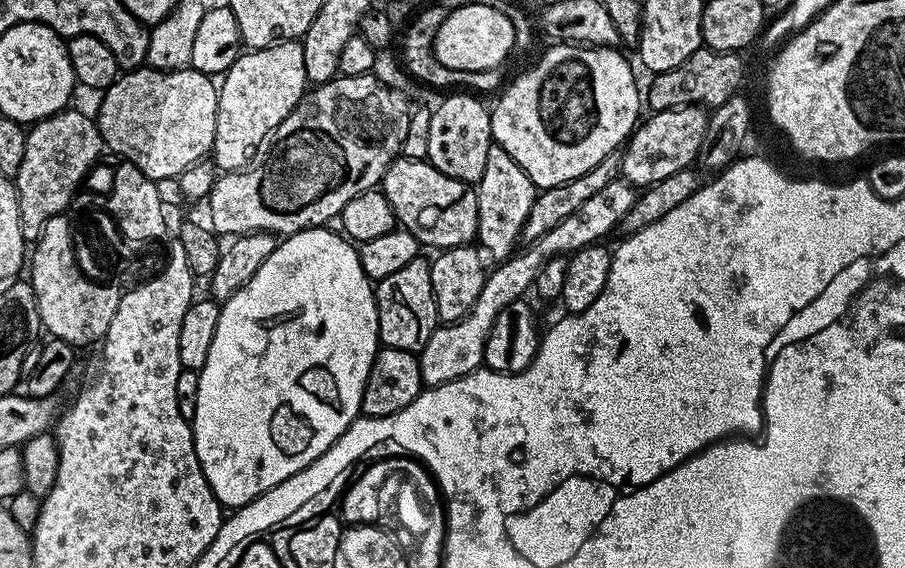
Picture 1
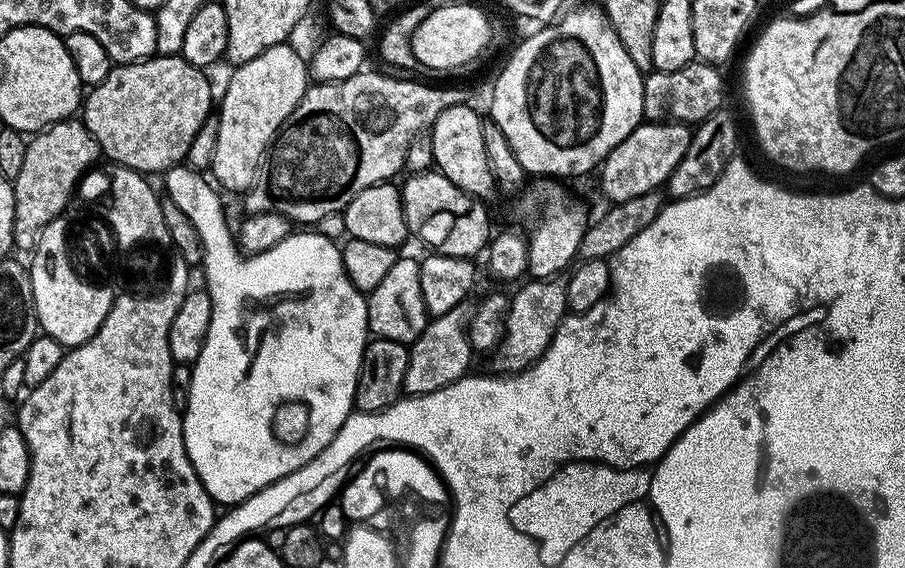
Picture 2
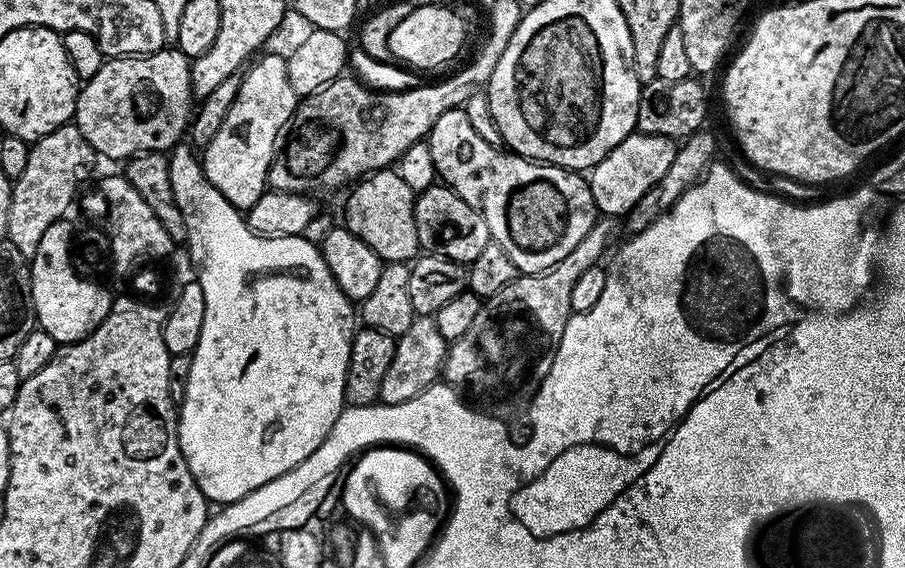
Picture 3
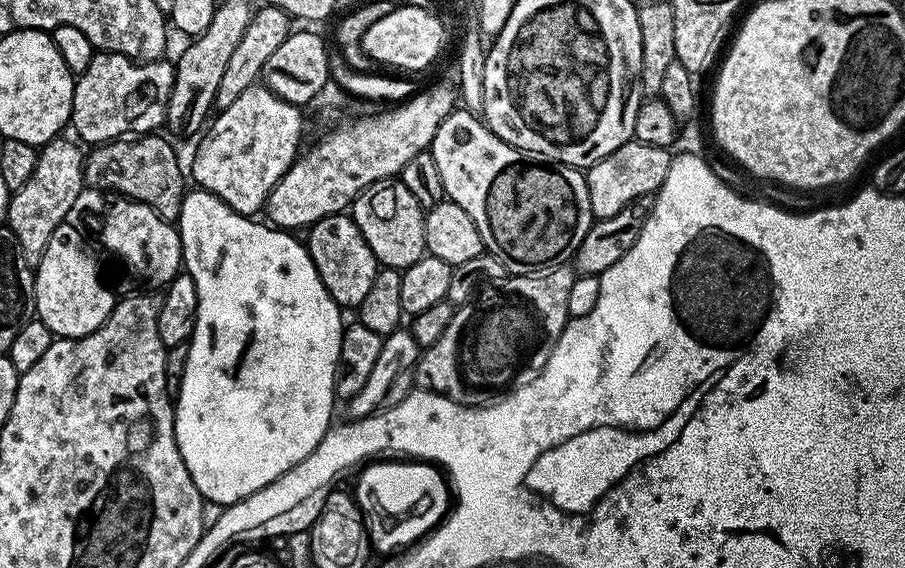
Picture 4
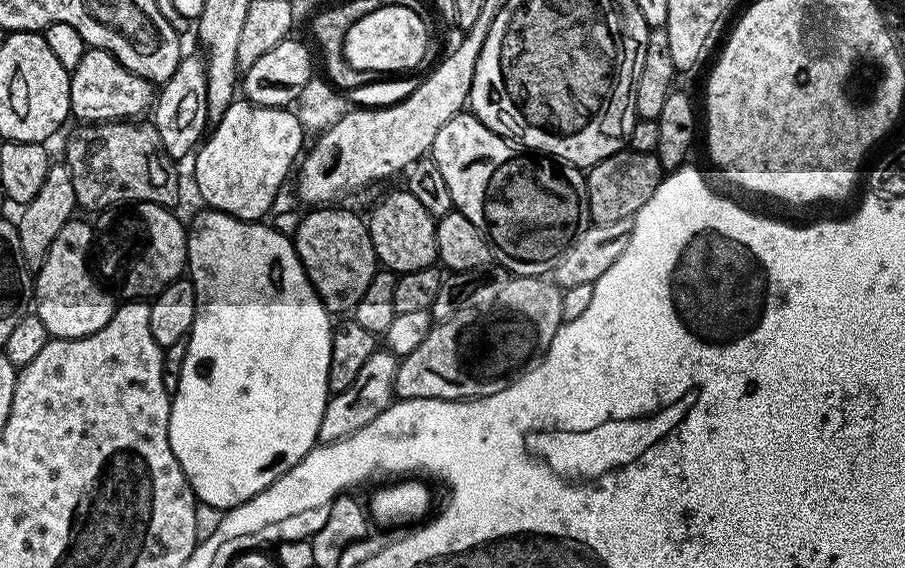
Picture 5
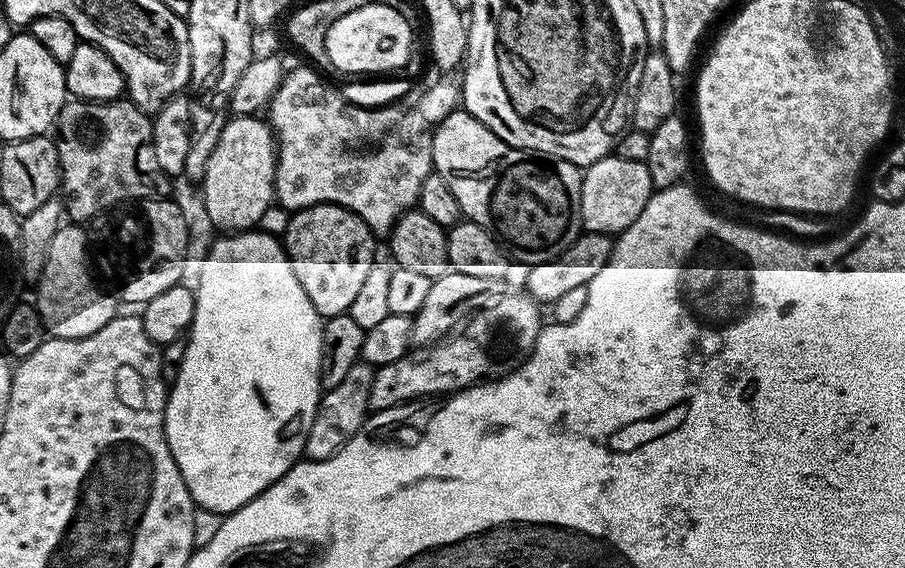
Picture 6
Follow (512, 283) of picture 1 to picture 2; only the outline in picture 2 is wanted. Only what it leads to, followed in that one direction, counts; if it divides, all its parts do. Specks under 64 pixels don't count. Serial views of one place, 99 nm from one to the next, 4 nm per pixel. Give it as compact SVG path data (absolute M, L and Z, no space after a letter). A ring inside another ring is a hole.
M471 303L459 304L445 316L429 319L426 330L409 347L408 365L406 366L406 382L404 392L408 396L421 396L430 394L434 390L444 388L469 375L474 359L472 343L468 341L468 323L472 321L474 311Z

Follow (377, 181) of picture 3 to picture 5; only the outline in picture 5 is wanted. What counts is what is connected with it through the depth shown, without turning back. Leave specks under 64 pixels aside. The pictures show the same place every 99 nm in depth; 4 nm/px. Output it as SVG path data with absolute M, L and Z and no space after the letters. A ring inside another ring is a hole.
M406 190L392 192L389 196L384 196L372 208L372 213L367 213L366 223L368 233L372 239L372 245L376 251L376 259L387 271L394 273L409 272L410 270L422 270L433 267L437 263L436 255L436 221L437 217L430 214Z

